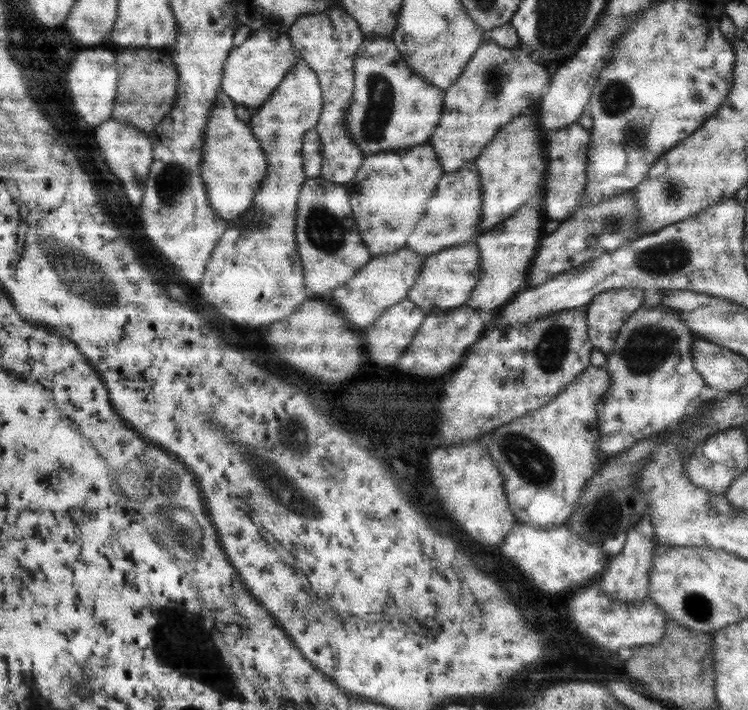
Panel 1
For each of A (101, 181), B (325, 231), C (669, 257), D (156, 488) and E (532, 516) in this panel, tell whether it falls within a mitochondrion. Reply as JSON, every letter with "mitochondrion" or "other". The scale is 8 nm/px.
{"A":"other","B":"mitochondrion","C":"mitochondrion","D":"mitochondrion","E":"other"}

